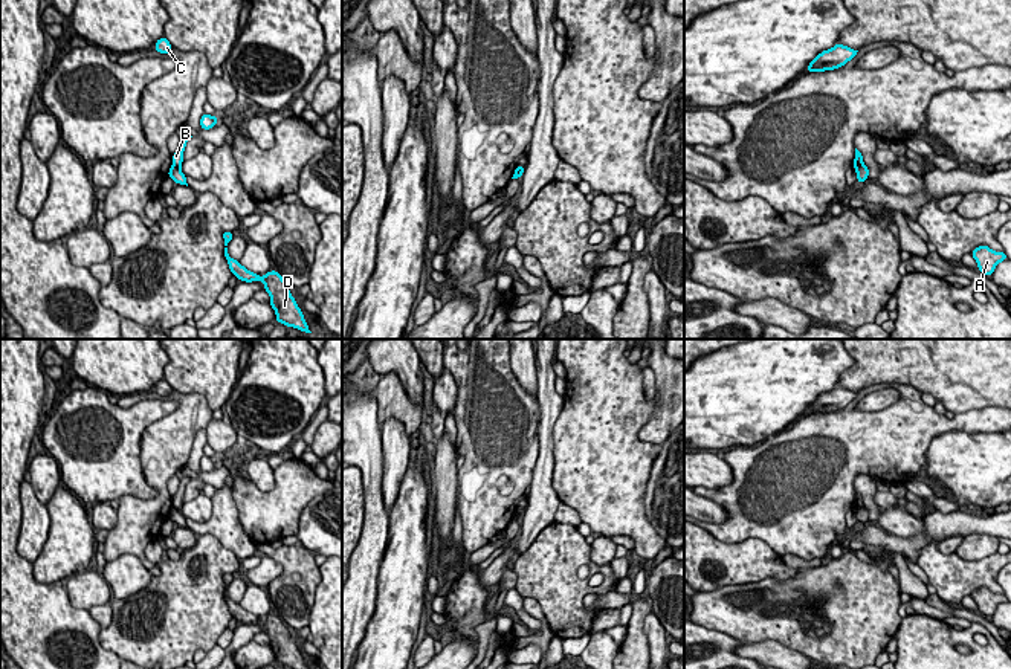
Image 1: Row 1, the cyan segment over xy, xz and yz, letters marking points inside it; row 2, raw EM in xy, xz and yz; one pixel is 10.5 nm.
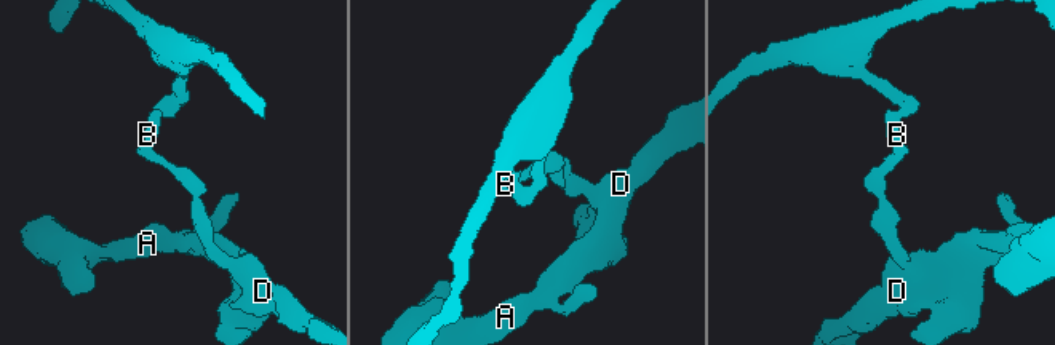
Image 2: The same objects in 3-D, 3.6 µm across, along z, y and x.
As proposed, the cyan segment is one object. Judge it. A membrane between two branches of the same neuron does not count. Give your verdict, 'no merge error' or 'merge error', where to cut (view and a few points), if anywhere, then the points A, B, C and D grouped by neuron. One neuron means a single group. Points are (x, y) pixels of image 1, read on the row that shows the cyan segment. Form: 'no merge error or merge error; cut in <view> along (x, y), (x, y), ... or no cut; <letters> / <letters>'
merge error; cut in yz along (863, 164), (855, 168); A D / B C

